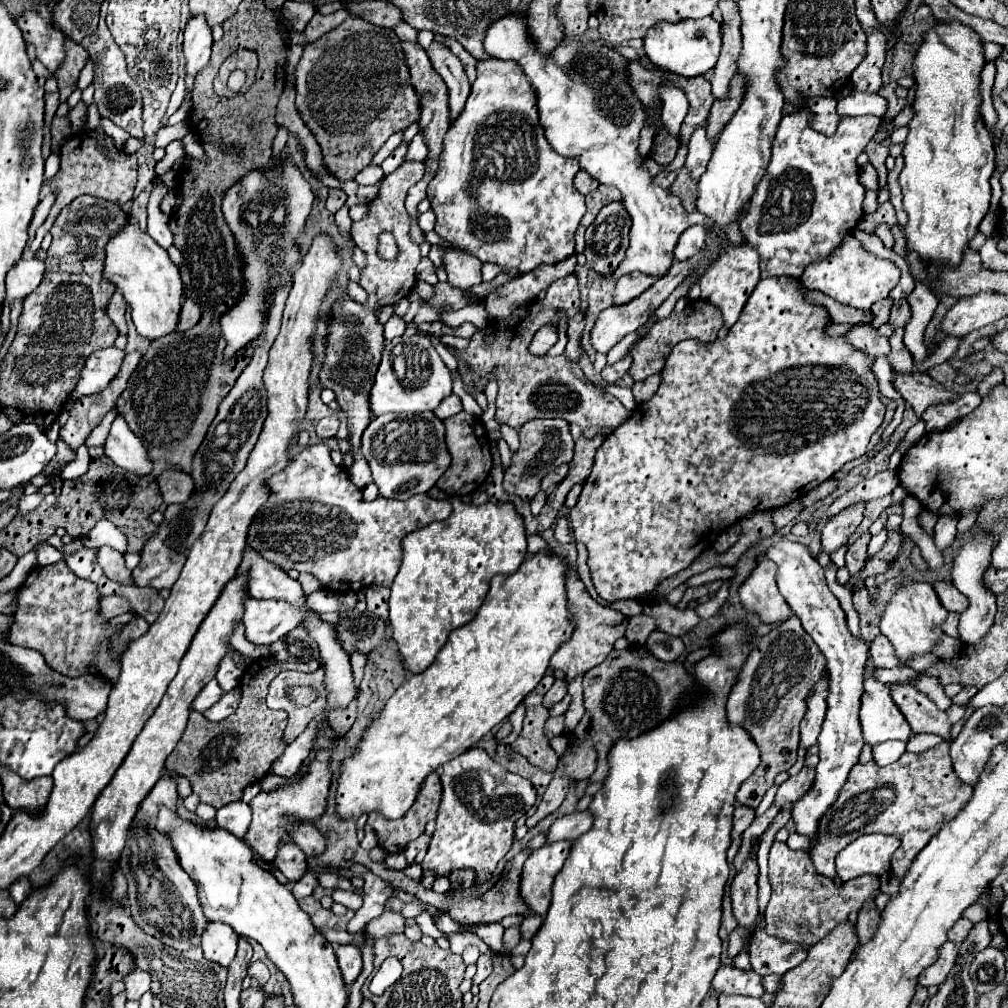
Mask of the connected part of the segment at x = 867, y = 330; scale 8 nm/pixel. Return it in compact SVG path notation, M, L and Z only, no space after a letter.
M854 325L844 333L844 339L850 345L854 345L858 351L866 353L868 357L878 357L878 355L890 353L888 339L882 337L872 325Z

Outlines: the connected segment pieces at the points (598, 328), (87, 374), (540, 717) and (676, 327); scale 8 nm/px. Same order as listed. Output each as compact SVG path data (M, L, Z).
M699 251L698 255L690 257L688 261L674 263L674 265L670 267L670 271L668 271L662 279L658 279L648 291L644 291L642 295L638 295L638 297L632 299L630 303L612 305L612 307L604 309L604 311L600 313L600 317L598 317L598 321L596 321L594 329L592 329L592 333L590 333L590 343L592 343L592 347L594 347L598 353L608 353L608 351L610 351L618 341L622 341L628 333L632 333L632 331L636 331L638 327L642 327L642 325L648 321L650 313L656 311L656 309L666 301L666 297L682 283L682 279L690 273L690 269L694 269L694 263L699 263L702 259L704 259L704 253Z
M116 347L94 351L94 355L90 355L90 359L86 359L86 365L80 373L80 381L70 395L70 405L66 405L66 407L72 407L72 403L84 395L104 391L106 385L118 375L122 359L124 359L124 351L120 351Z
M548 673L542 679L542 683L538 683L538 687L530 695L526 695L524 729L518 735L518 739L510 745L516 753L524 755L532 765L536 765L544 771L554 771L556 763L558 763L558 757L544 735L544 723L548 719L548 709L542 705L542 699L544 699L546 691L552 687L552 683L554 683L554 677Z
M704 299L698 301L690 301L688 307L682 313L672 313L670 317L658 321L644 339L640 339L636 345L630 347L630 357L632 357L632 365L630 365L630 377L634 381L644 381L650 375L656 375L662 371L664 361L668 357L668 353L672 351L672 347L684 339L698 339L704 343L710 343L718 337L718 331L722 329L722 315L718 315L718 309L712 303L706 303Z

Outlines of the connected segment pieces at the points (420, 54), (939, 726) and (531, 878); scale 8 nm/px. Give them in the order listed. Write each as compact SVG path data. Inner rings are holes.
M404 43L404 51L406 51L406 59L408 59L408 67L410 67L410 75L412 75L412 85L416 89L416 93L420 95L422 99L422 117L420 117L420 127L424 129L424 135L426 135L426 141L428 141L428 147L430 147L430 153L426 157L426 173L424 177L408 191L408 197L406 197L406 209L408 209L408 215L410 215L410 237L420 245L426 241L426 235L424 231L418 227L418 203L422 199L426 199L426 187L428 183L434 179L436 175L436 169L438 169L438 161L440 161L440 153L442 153L442 143L444 143L444 137L450 129L450 119L448 119L448 99L446 99L446 85L442 83L442 77L434 71L428 55L426 55L426 49L422 49L418 43Z
M898 685L890 687L894 703L904 713L906 721L914 733L936 733L950 741L950 723L946 723L946 713L938 709L924 693L920 693L914 685Z
M550 843L534 851L526 863L520 881L520 897L526 903L530 915L546 915L552 897L552 881L562 869L570 843Z

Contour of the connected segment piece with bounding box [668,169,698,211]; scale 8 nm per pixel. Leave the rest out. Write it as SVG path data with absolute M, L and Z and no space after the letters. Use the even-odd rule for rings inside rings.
M680 169L676 181L670 185L668 191L682 201L682 207L686 211L696 209L696 193L698 193L698 189L696 189L696 183L692 181L692 177L684 169Z

